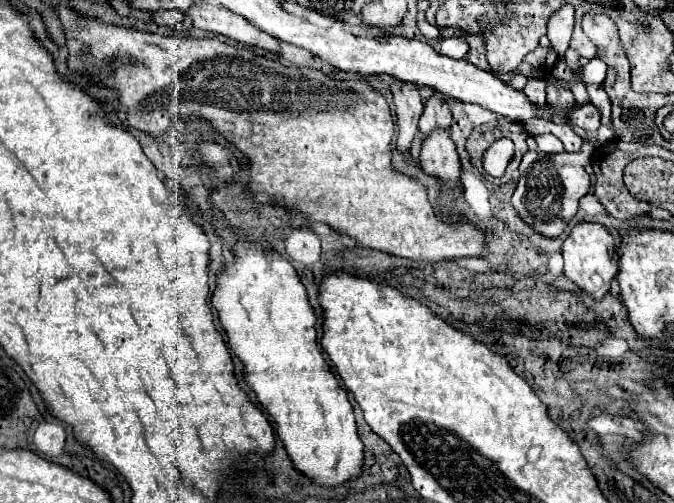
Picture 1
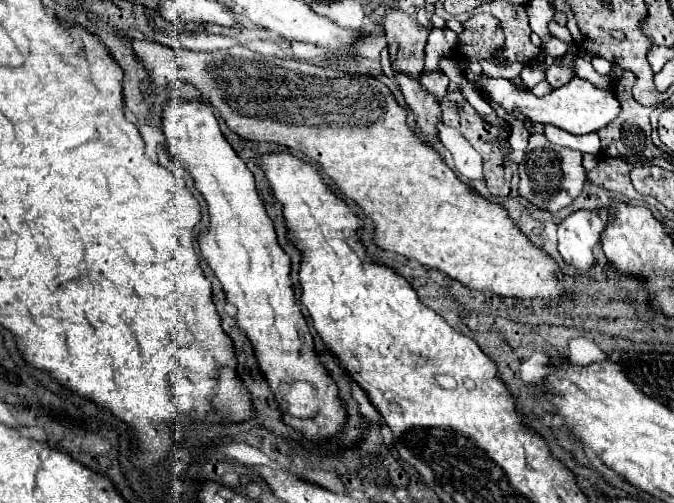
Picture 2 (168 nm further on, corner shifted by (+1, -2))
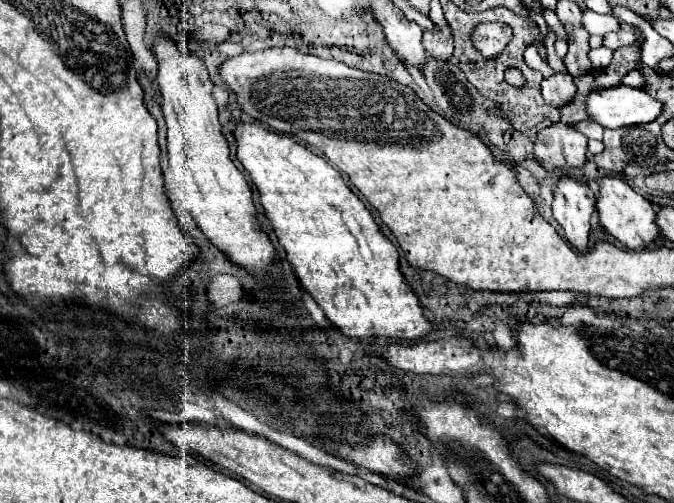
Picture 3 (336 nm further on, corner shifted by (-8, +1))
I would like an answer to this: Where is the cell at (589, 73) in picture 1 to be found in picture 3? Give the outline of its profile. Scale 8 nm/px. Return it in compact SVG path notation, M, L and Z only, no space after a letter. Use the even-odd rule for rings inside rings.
M598 47L598 49L590 49L590 61L592 61L592 67L594 69L606 69L606 65L610 63L610 59L612 59L612 49L608 49L608 47Z

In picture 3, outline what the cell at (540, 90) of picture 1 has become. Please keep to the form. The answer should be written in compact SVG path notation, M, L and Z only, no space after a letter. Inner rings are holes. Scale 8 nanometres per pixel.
M558 73L542 81L542 97L548 105L564 107L574 99L574 95L576 95L576 85L572 75L568 73Z

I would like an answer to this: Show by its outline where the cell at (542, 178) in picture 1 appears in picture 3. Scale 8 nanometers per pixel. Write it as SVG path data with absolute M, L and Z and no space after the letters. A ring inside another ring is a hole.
M556 123L542 129L534 141L534 159L548 171L564 175L564 169L582 169L586 165L588 139L570 125Z

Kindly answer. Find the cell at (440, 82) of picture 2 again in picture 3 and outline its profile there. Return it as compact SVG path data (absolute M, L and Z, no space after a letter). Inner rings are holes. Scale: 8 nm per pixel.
M444 27L436 33L432 31L424 31L424 39L422 39L422 45L426 49L426 53L430 57L436 57L436 59L442 59L442 61L448 61L452 57L452 31L450 27Z

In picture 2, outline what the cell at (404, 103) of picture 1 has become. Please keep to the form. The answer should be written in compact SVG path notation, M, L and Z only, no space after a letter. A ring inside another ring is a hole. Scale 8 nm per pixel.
M387 6L383 24L385 38L389 42L391 64L397 64L397 68L407 72L409 76L419 78L425 64L425 44L429 28L405 14L401 8L393 6Z

